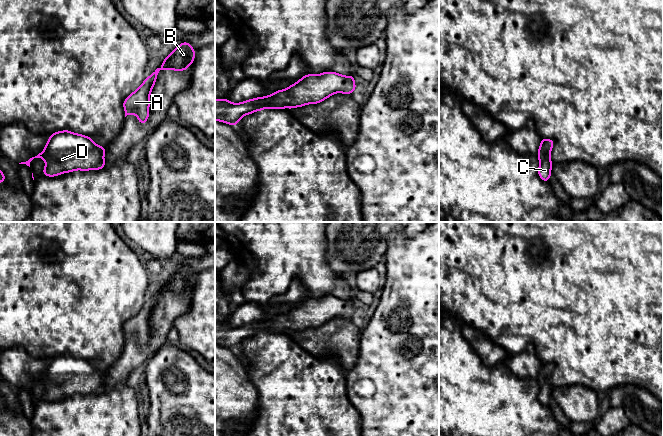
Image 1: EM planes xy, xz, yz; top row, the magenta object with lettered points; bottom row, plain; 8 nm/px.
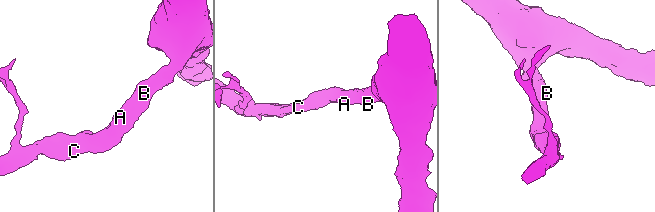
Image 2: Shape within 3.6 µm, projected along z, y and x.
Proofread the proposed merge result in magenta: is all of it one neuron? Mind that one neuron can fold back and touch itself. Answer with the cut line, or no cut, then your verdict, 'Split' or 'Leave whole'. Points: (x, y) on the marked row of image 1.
No split. Leave whole

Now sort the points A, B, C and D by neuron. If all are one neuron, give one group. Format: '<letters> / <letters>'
A B C D

